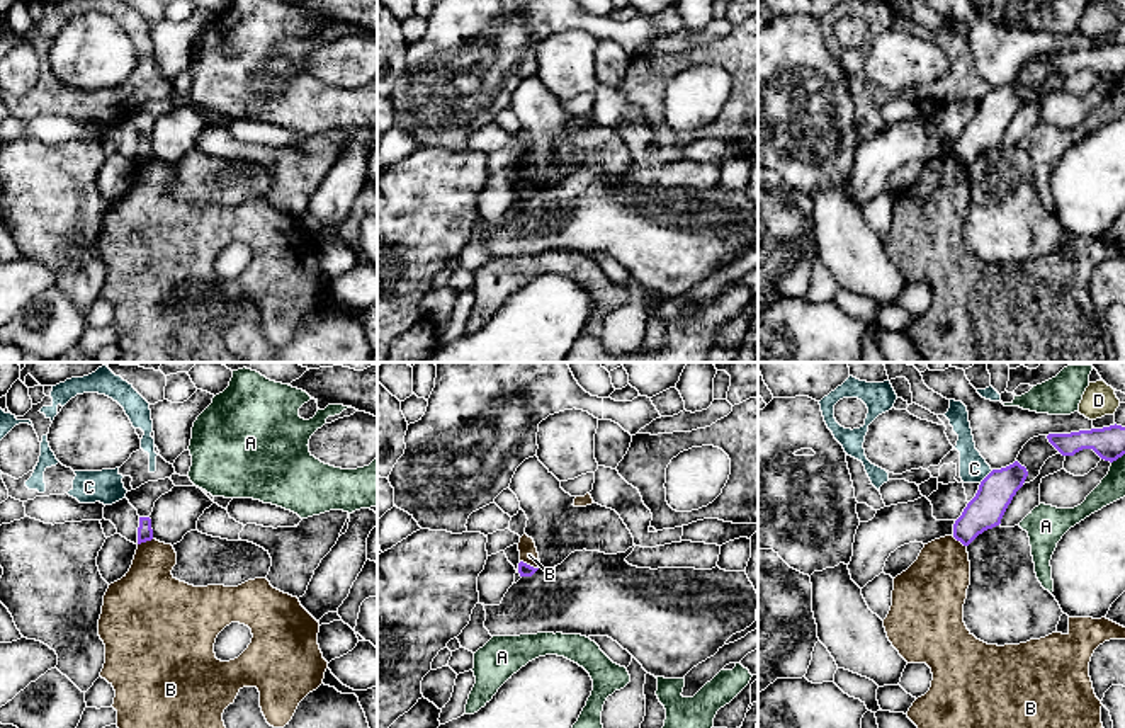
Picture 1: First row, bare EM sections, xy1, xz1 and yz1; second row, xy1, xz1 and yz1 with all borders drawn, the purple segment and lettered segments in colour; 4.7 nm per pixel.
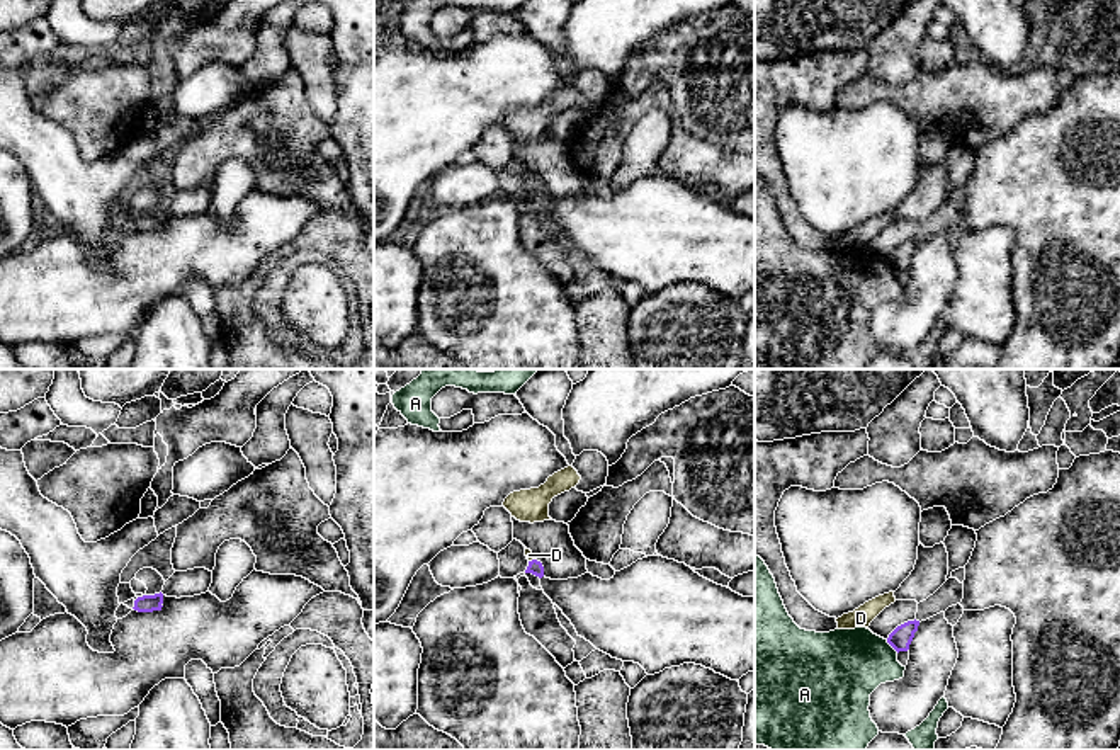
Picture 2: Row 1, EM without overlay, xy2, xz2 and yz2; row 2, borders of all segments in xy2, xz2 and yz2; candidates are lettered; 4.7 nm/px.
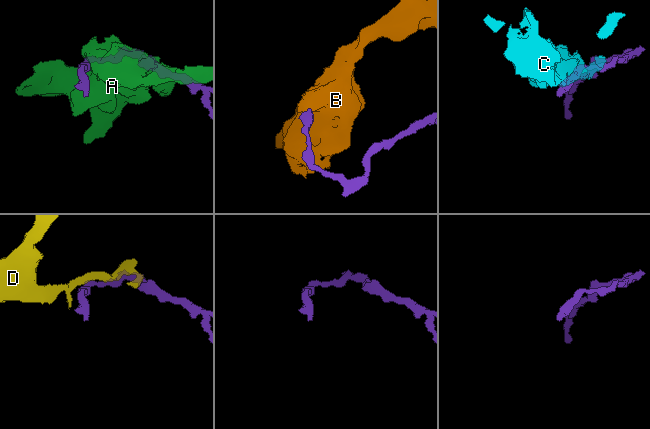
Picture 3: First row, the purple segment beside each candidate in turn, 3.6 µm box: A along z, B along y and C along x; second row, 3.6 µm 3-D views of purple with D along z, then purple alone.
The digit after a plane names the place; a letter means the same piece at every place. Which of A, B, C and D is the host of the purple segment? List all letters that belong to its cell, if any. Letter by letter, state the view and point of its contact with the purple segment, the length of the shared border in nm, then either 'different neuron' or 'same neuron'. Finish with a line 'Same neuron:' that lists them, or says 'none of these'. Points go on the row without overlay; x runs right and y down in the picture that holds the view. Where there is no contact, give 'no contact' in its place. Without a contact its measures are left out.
A: contact yz2 (893, 266); length 90 nm; different neuron
B: contact xz1 (529, 184); length 100 nm; different neuron
C: contact yz1 (988, 94); length 90 nm; different neuron
D: contact xz2 (532, 179); length 40 nm; different neuron
Same neuron: none of these

